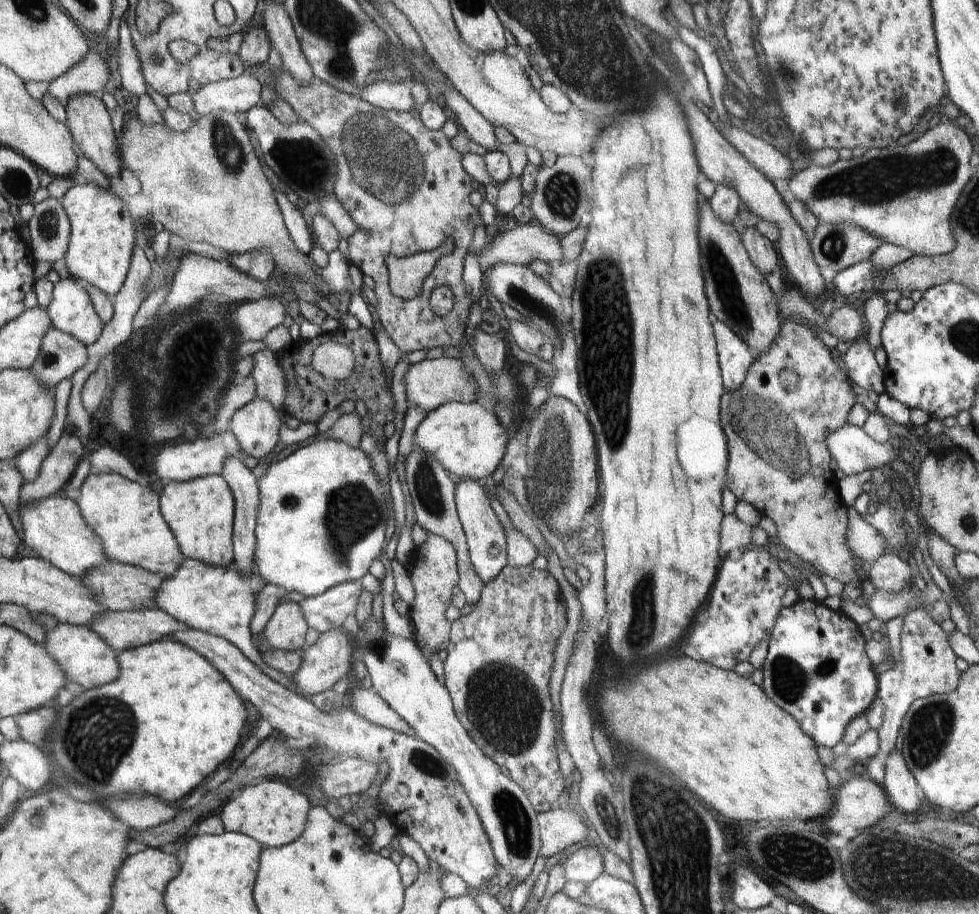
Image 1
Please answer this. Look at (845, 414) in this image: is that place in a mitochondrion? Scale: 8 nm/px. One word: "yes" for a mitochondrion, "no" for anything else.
no

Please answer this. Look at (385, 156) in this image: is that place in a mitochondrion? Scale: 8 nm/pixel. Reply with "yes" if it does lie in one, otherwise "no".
yes

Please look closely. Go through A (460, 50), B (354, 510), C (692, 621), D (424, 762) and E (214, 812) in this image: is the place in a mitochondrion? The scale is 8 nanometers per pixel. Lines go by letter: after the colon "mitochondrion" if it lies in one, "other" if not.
A: other
B: mitochondrion
C: other
D: mitochondrion
E: other

